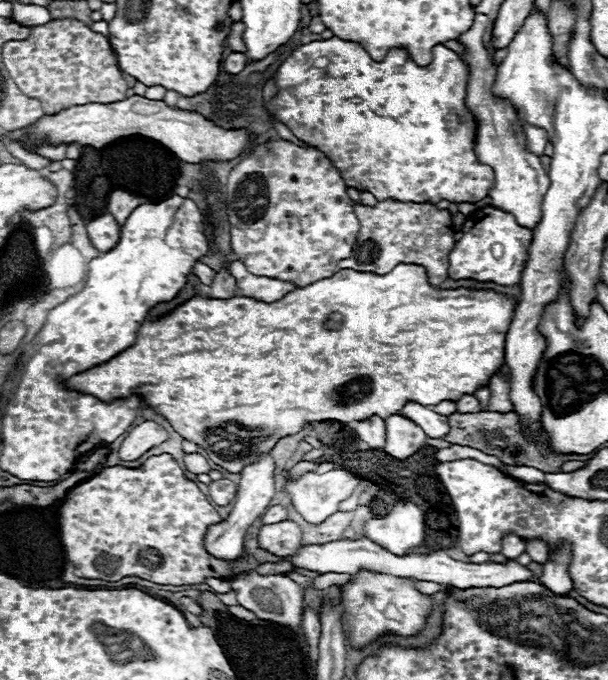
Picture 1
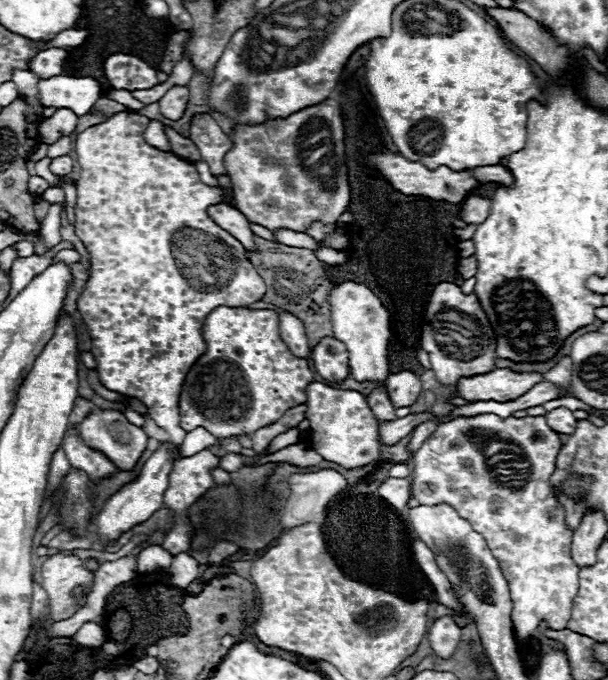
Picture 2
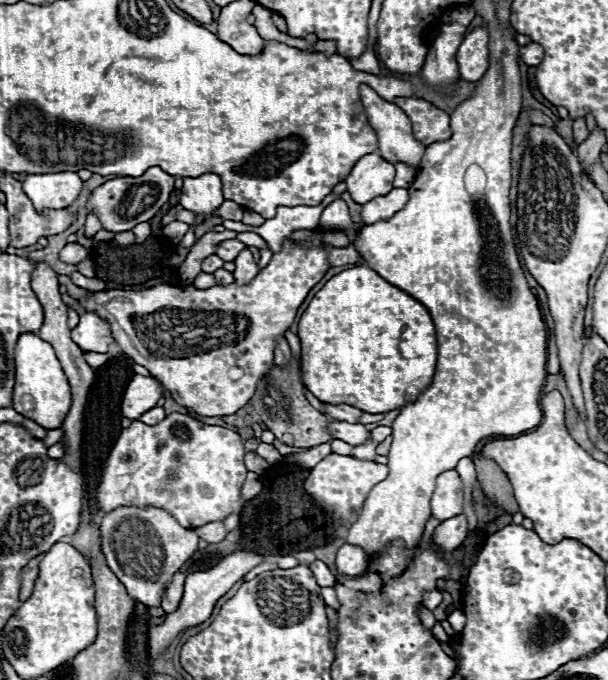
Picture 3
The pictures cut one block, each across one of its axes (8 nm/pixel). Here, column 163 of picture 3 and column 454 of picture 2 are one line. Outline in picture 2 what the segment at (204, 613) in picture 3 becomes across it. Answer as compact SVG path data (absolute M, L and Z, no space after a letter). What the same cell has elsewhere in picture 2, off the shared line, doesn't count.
M442 616L438 618L430 630L428 630L428 642L430 642L430 648L432 652L438 656L438 658L444 658L448 660L456 648L458 648L458 642L460 642L460 626L454 624L452 616Z

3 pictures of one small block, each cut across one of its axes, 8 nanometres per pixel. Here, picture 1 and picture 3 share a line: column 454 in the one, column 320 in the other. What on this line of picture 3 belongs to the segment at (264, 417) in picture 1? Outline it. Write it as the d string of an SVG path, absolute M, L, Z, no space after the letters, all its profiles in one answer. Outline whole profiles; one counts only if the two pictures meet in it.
M354 266L354 268L348 268L348 270L332 276L322 286L322 290L316 292L316 296L312 298L312 302L308 304L308 308L300 316L298 336L300 336L300 344L302 344L302 364L300 364L300 370L302 370L304 386L320 402L350 404L350 406L354 406L354 408L358 408L362 412L368 412L368 414L386 414L390 410L400 410L406 404L414 402L428 388L428 384L432 380L432 374L434 374L434 368L436 368L436 334L434 334L434 324L432 324L432 318L430 318L428 310L416 298L412 298L410 294L406 294L400 288L392 286L390 282L386 282L382 276L378 276L378 272L374 272L368 266Z

